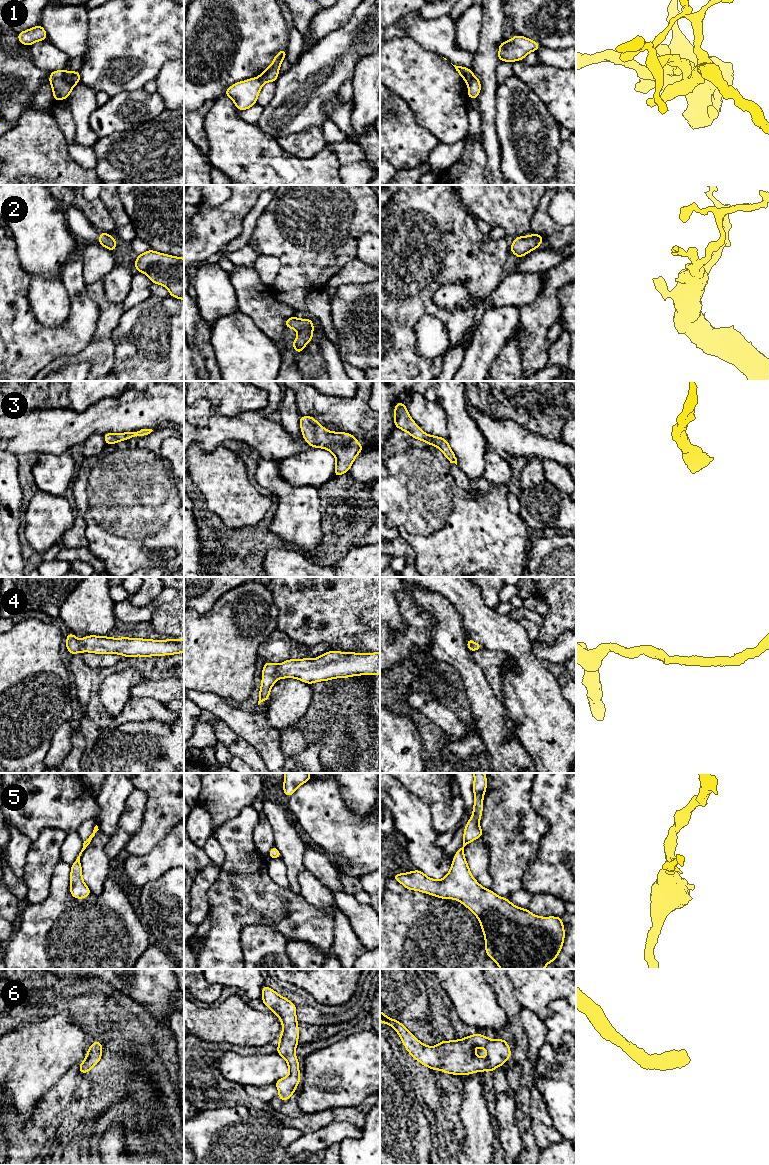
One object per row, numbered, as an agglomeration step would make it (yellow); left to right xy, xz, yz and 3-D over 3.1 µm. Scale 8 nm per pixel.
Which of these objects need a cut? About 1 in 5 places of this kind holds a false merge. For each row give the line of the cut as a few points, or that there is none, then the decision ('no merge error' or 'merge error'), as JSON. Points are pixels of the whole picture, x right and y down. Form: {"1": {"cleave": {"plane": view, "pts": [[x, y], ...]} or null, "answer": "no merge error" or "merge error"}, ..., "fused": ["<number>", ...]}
{"1": {"cleave": {"plane": "xy", "pts": [[63, 70], [65, 79], [73, 86]]}, "answer": "merge error"}, "2": {"cleave": null, "answer": "no merge error"}, "3": {"cleave": null, "answer": "no merge error"}, "4": {"cleave": null, "answer": "no merge error"}, "5": {"cleave": null, "answer": "no merge error"}, "6": {"cleave": null, "answer": "no merge error"}, "fused": ["1"]}

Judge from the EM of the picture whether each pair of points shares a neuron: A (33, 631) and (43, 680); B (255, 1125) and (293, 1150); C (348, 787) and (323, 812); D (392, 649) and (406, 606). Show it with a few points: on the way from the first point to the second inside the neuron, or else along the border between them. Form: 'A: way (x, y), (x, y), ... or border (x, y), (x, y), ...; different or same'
A: way (33, 643), (33, 668); same
B: border (304, 1133), (288, 1146), (288, 1154); different
C: border (338, 783), (344, 804), (355, 813); different
D: way (403, 639), (412, 630), (412, 617); same

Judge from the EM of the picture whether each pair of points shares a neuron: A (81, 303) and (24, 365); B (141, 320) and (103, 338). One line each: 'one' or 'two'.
A: one
B: two

